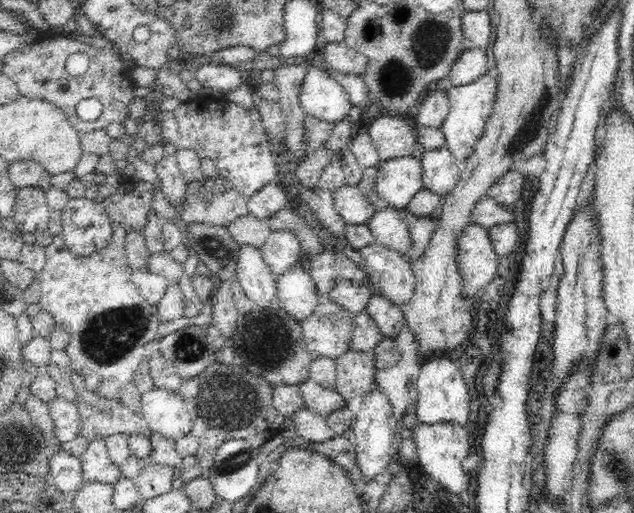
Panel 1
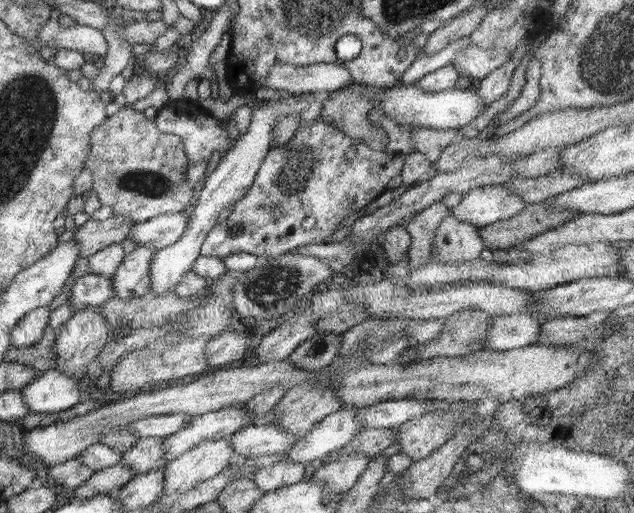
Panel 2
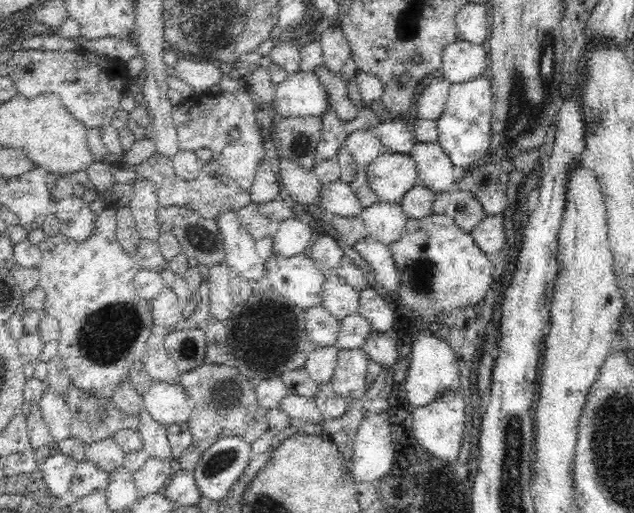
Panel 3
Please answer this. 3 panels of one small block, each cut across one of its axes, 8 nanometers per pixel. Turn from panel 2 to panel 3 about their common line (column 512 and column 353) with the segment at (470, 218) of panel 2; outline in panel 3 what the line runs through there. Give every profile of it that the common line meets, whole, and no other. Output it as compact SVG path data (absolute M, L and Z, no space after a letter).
M338 180L319 184L319 189L319 207L324 212L331 212L331 214L343 217L355 217L359 216L364 208L348 183Z

